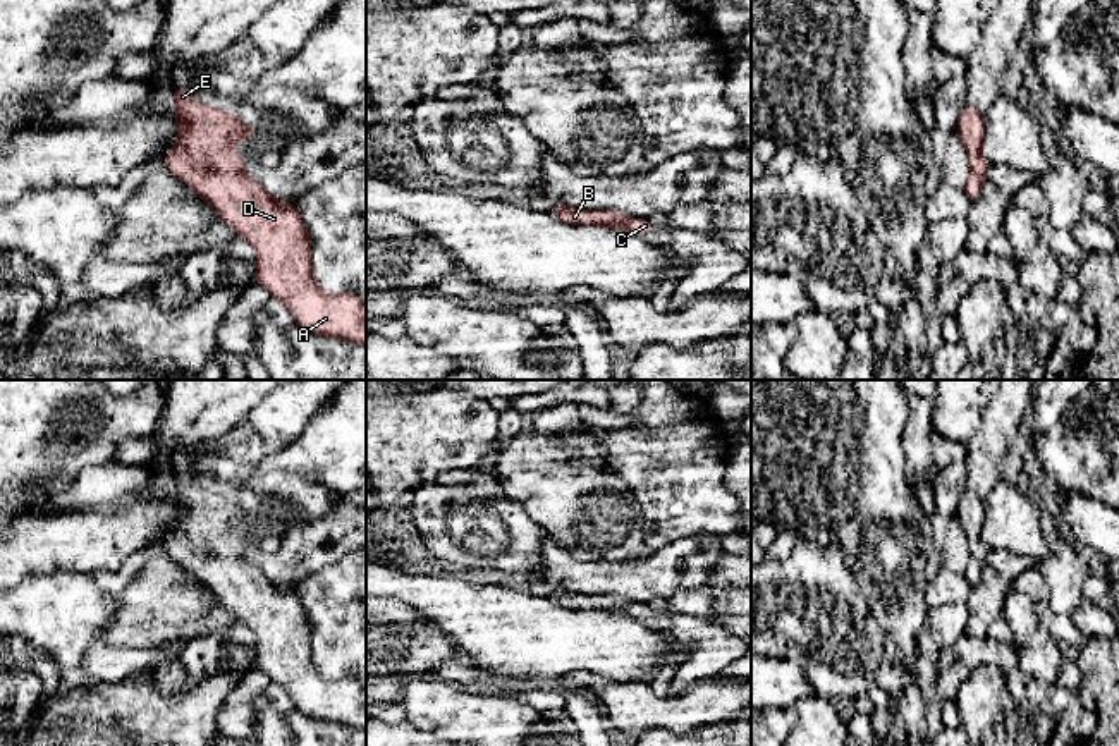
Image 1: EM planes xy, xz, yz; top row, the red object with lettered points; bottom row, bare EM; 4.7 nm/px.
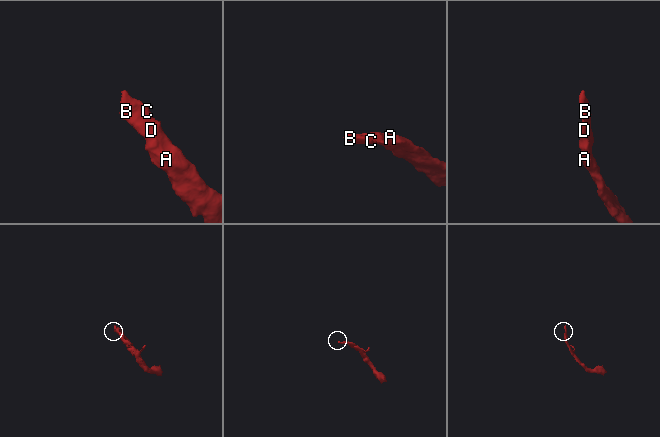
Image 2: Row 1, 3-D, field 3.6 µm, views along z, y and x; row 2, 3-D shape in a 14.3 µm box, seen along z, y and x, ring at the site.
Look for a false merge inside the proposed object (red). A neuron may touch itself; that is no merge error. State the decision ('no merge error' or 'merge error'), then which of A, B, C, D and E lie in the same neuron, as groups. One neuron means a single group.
no merge error; groups A B C D E

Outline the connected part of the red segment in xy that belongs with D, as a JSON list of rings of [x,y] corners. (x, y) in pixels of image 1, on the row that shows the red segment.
[[[187,86],[172,95],[177,136],[163,156],[167,170],[184,180],[239,237],[256,251],[254,282],[287,306],[309,333],[366,344],[366,306],[354,292],[328,296],[315,280],[311,237],[296,208],[270,196],[246,175],[232,148],[256,129],[241,117],[194,100]]]

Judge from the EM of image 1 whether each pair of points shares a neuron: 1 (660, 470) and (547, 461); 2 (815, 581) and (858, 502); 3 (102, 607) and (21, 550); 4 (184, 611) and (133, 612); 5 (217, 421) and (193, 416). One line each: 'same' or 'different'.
1: different
2: different
3: different
4: same
5: same

